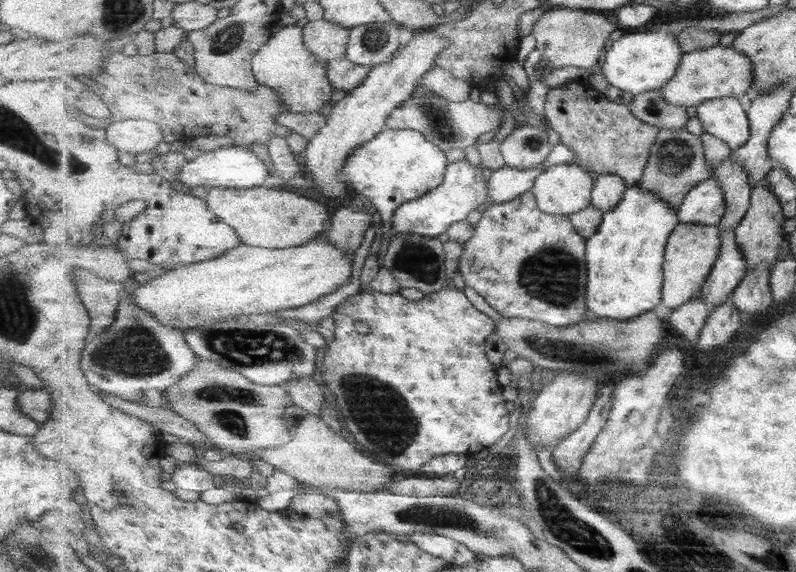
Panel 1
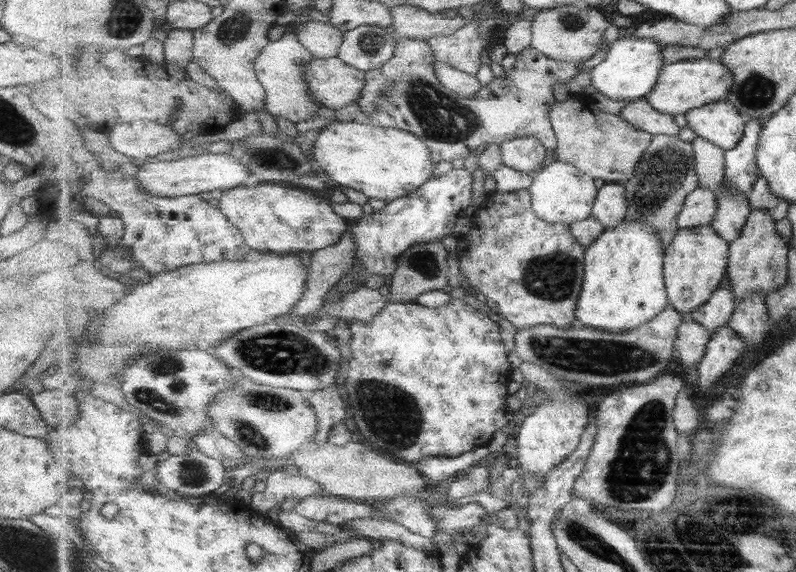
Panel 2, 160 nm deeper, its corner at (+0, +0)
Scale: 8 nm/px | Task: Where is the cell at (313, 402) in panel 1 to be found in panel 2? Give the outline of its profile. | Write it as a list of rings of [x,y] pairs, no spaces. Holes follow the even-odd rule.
[[[323,389],[321,391],[313,391],[306,394],[307,402],[316,410],[318,419],[320,420],[320,432],[316,436],[316,442],[324,444],[329,438],[329,432],[345,422],[347,418],[347,404],[341,396],[341,392],[333,389]]]

